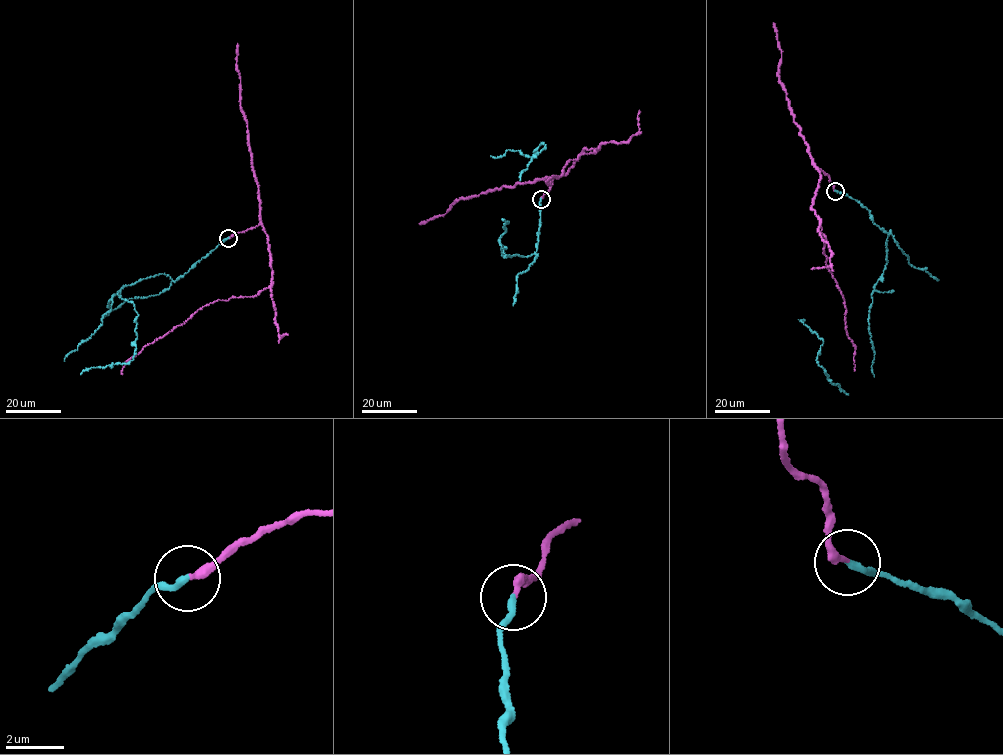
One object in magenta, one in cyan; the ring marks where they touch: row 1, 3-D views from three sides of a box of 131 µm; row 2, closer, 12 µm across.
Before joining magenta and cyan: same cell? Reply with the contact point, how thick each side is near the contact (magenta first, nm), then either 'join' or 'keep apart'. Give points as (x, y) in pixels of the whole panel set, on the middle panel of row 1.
at (541, 199); 240 nm thick on the magenta side, 220 nm on the other; join

